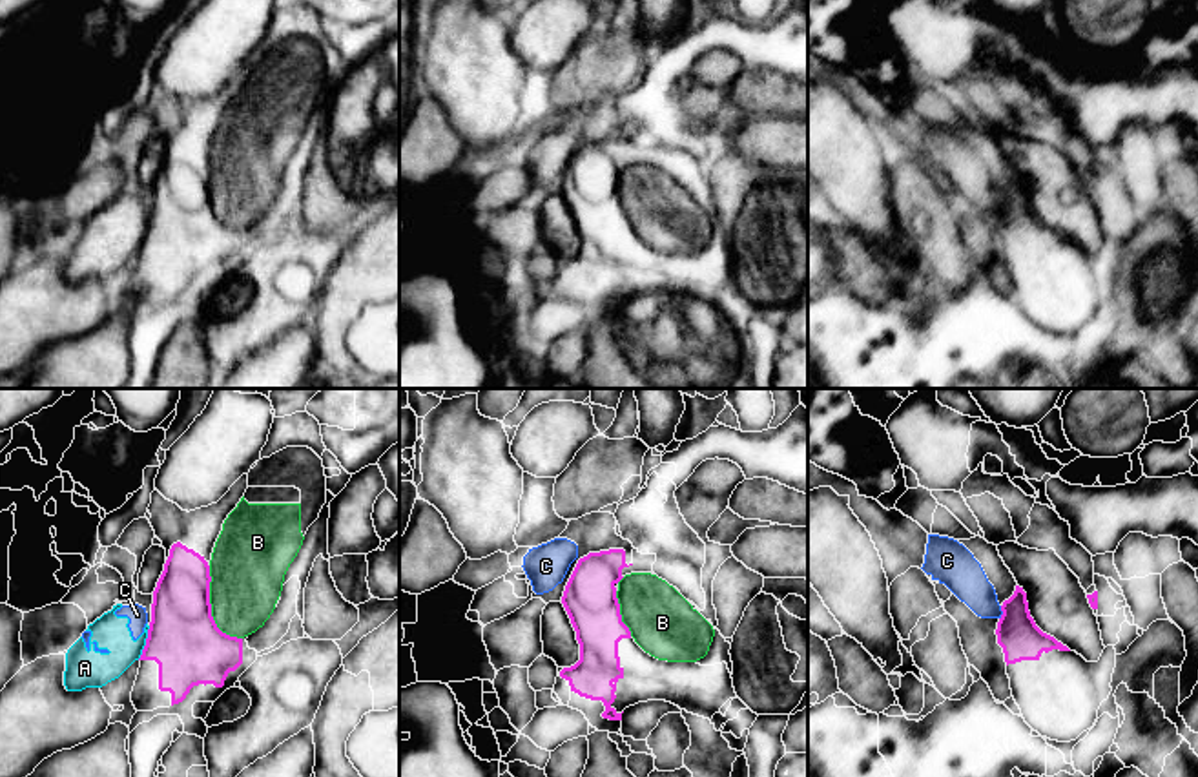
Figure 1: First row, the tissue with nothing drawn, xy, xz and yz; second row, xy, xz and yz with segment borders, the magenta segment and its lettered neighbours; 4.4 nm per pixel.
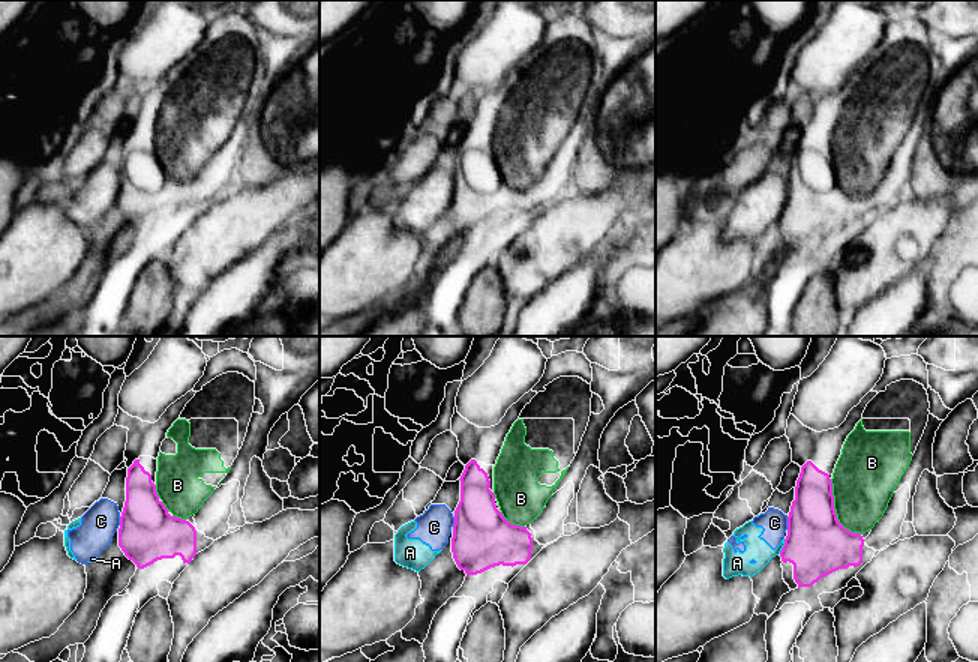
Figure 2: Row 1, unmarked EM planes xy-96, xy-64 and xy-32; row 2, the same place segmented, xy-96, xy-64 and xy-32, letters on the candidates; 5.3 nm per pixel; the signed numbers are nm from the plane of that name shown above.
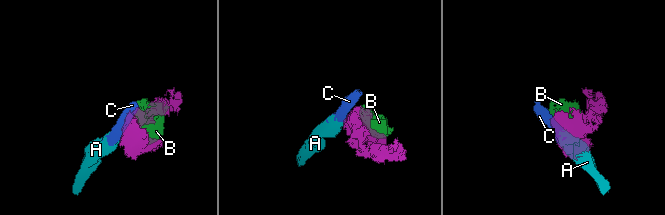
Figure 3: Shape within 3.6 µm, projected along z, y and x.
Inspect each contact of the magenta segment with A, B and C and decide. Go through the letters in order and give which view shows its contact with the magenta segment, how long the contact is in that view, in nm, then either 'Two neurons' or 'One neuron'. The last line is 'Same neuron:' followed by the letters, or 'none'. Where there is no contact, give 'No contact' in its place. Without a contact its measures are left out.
A: Touches magenta in xy. Shared border 160 nm. Two neurons
B: Touches magenta in xy. Shared border 360 nm. One neuron
C: Touches magenta in yz. Shared border 60 nm. Two neurons
Same neuron: B

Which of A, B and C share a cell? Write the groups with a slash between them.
A C / B

